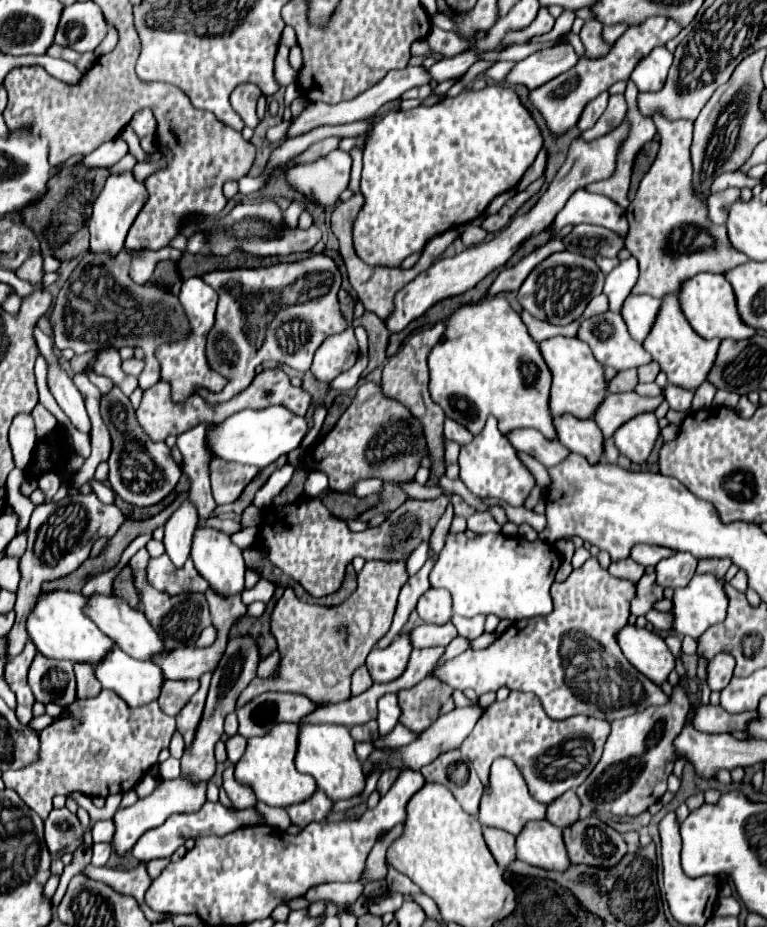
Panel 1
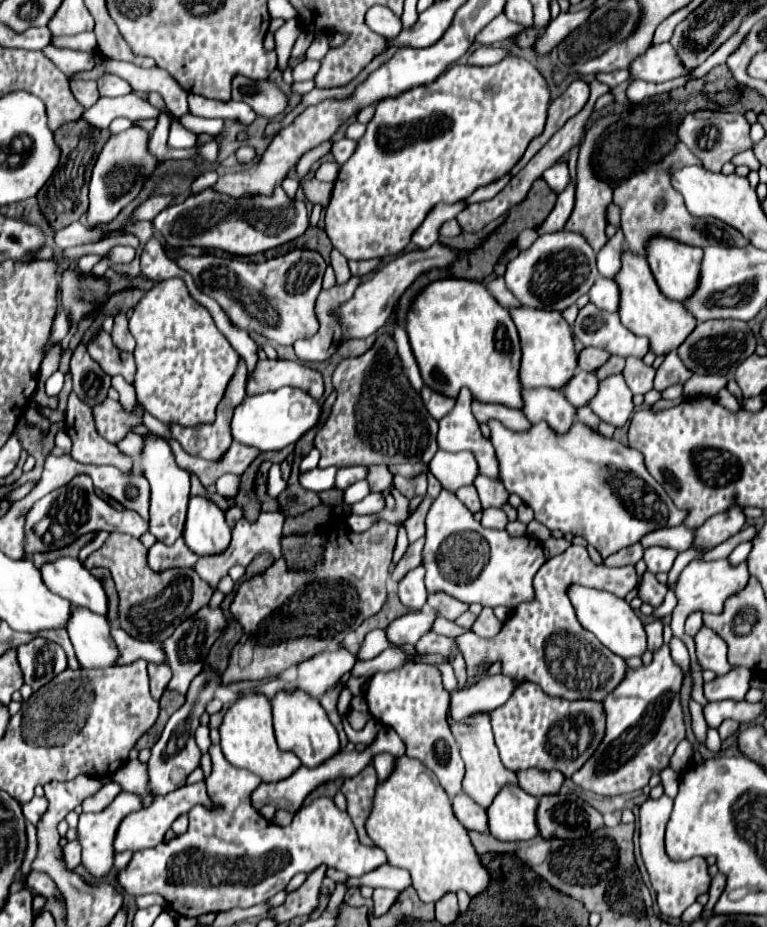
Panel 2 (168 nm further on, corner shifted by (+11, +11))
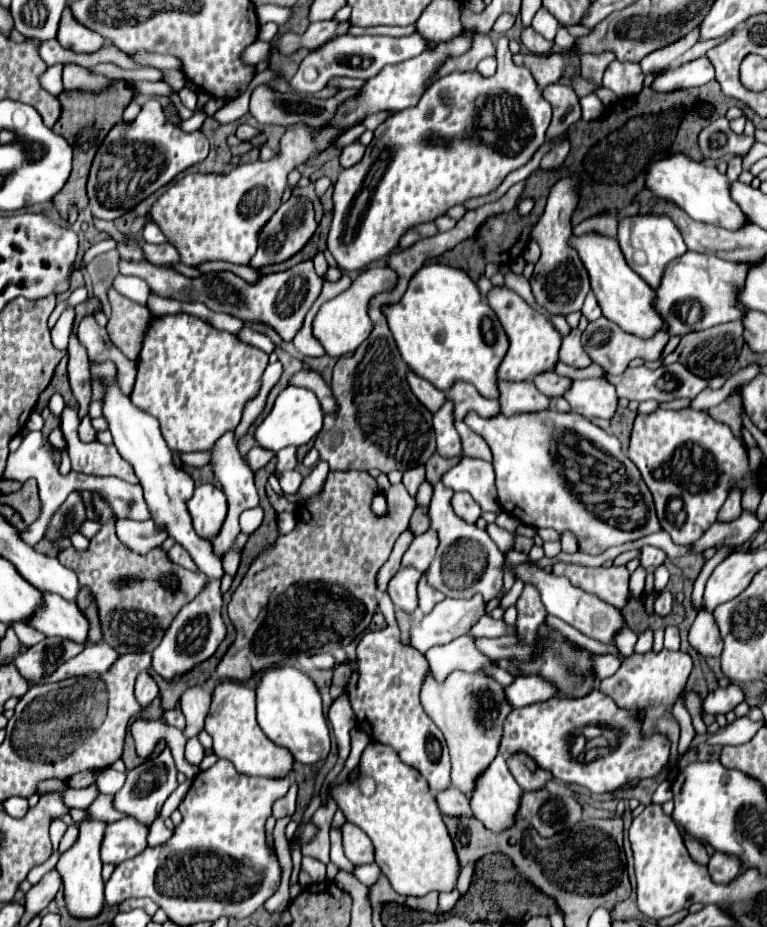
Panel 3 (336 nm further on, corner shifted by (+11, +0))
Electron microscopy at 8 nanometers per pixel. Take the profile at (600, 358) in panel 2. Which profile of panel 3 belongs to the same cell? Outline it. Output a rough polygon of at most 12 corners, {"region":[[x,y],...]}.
{"region":[[581,332],[563,338],[561,362],[587,368],[593,362],[581,346]]}

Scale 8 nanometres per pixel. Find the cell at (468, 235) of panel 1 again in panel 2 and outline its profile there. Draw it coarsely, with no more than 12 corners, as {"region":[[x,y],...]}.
{"region":[[457,219],[441,225],[441,237],[457,237],[461,233]]}

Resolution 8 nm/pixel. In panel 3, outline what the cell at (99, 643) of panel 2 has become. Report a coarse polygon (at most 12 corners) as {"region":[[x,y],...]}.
{"region":[[43,594],[27,622],[45,636],[89,642],[89,620],[73,602]]}

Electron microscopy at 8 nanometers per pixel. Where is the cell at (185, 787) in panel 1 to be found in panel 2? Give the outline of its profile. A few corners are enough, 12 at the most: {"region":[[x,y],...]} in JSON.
{"region":[[119,793],[101,813],[81,813],[81,865],[93,877],[113,867],[119,823],[141,801]]}

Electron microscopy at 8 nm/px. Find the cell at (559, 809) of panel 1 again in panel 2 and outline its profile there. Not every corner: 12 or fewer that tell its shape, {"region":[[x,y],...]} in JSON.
{"region":[[515,771],[519,787],[535,797],[557,793],[561,771]]}

